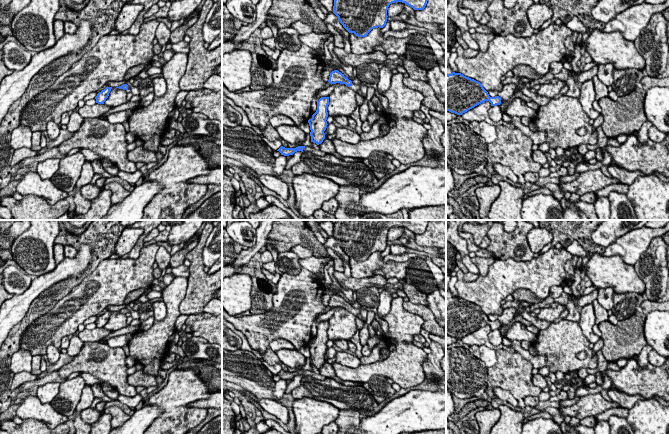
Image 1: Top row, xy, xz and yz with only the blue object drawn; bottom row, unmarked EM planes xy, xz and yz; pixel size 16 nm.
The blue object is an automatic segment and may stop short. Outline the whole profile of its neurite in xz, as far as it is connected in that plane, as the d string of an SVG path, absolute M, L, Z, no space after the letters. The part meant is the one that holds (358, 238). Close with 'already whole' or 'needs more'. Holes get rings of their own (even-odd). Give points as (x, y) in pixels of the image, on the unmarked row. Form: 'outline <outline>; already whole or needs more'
outline M339 220L334 223L333 237L343 251L358 261L387 246L390 228L402 226L414 234L423 234L429 220Z; already whole

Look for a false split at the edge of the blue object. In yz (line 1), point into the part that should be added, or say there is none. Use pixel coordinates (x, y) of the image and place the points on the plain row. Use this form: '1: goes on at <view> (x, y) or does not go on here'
1: does not go on here

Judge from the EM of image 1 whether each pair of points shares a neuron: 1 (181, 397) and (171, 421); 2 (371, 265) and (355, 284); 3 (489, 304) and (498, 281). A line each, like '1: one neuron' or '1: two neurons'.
1: one neuron
2: two neurons
3: one neuron

